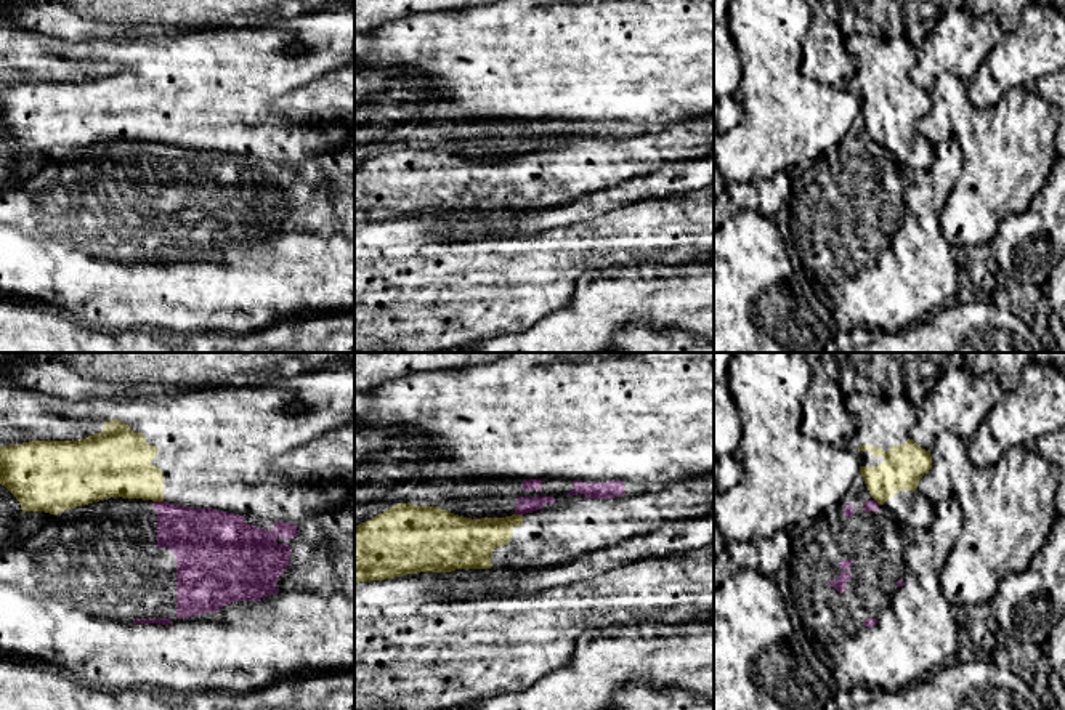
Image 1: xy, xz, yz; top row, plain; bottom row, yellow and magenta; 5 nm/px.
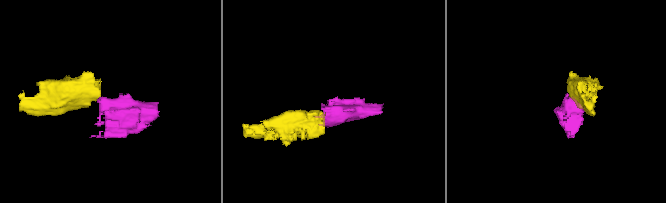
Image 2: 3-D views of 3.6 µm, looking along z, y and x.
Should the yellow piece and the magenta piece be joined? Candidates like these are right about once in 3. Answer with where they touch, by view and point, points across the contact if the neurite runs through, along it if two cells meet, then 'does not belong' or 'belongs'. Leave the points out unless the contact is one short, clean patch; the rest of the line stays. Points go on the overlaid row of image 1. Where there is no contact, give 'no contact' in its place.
meets yellow in xy at (159, 500); border along xy (154, 500), (162, 502); does not belong

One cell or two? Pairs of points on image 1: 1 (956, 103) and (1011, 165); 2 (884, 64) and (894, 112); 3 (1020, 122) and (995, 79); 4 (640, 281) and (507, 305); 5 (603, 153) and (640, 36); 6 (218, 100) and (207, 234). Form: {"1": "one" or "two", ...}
{"1": "one", "2": "one", "3": "two", "4": "two", "5": "two", "6": "two"}

